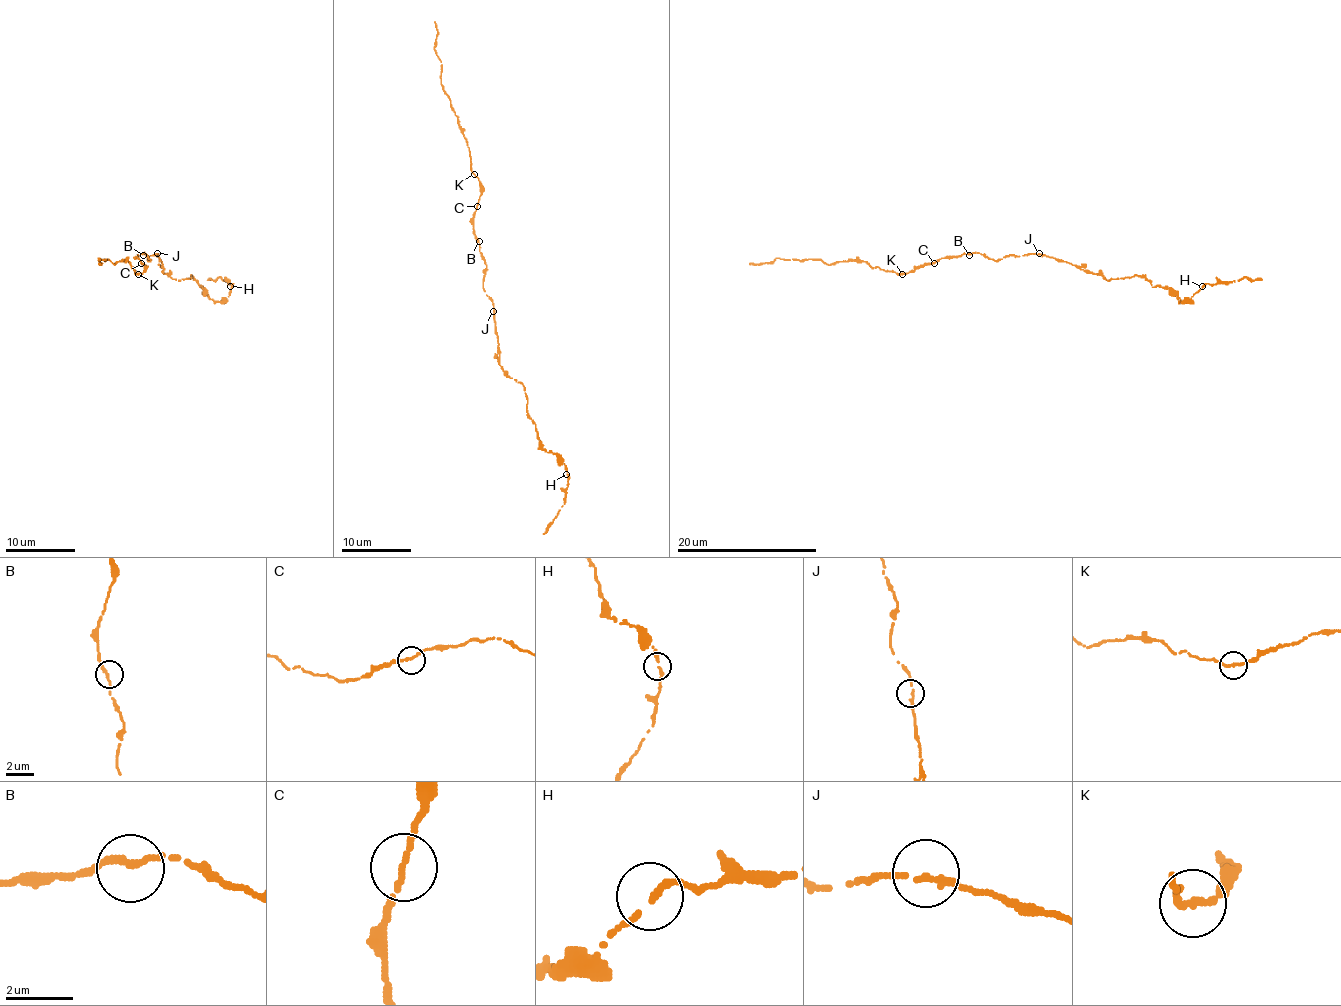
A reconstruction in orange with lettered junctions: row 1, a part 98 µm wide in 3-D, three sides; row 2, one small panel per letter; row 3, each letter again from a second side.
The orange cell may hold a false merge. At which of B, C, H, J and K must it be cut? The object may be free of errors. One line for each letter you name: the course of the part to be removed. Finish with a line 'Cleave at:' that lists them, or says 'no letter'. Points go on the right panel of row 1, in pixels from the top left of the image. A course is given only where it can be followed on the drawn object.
Cleave at: no letter

